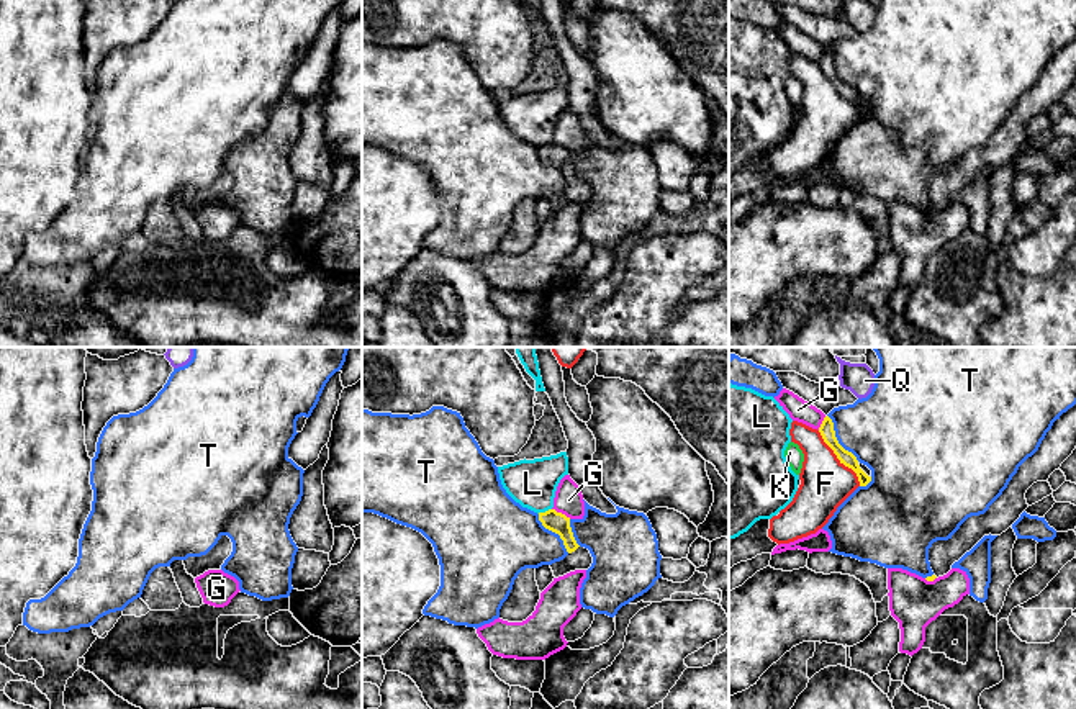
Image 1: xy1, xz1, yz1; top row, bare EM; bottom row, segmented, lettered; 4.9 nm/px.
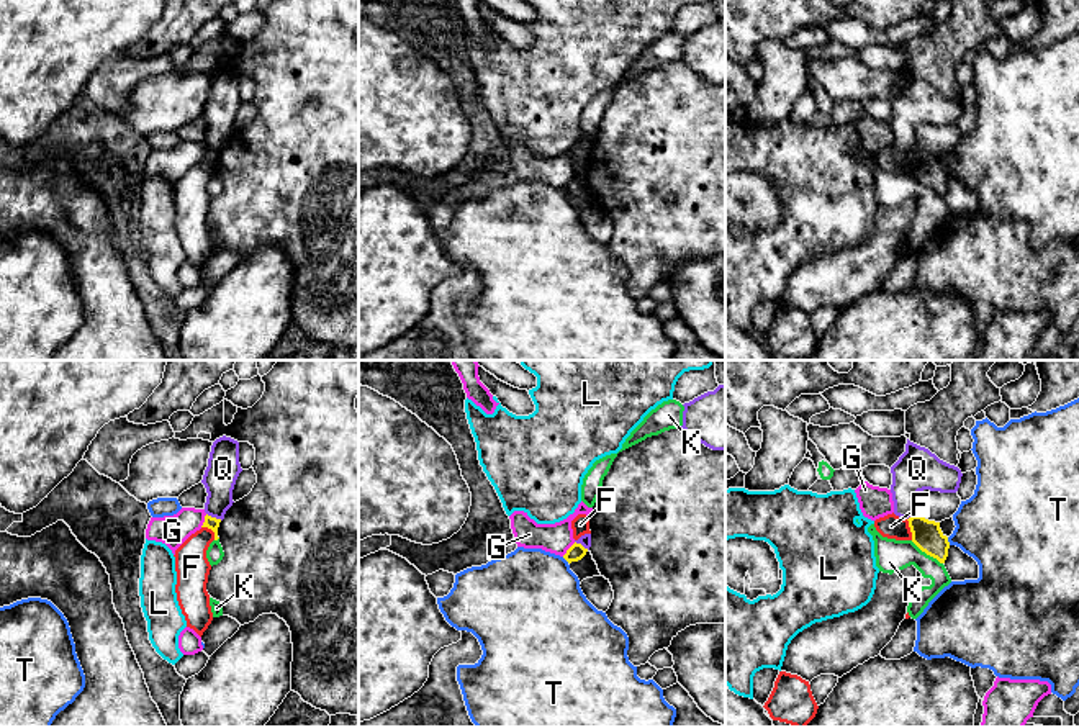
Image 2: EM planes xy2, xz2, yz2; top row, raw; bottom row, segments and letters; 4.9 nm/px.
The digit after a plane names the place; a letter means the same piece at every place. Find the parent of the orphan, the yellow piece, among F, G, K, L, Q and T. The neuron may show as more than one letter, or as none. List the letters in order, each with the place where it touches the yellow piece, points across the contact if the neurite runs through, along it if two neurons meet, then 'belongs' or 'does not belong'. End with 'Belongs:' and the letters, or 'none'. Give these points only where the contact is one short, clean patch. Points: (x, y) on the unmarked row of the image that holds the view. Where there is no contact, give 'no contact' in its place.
F: meets yellow in yz1 at (839, 92); border along yz1 (818, 64), (832, 85), (855, 107), (860, 118); does not belong
G: meets yellow in xz1 at (560, 146); does not belong
K: meets yellow in yz2 at (927, 187); border along yz2 (911, 174), (942, 197); does not belong
L: meets yellow in xz1 at (546, 144); does not belong
Q: meets yellow in xy2 at (215, 151); border along xy2 (207, 146), (221, 153); does not belong
T: meets yellow in yz1 at (836, 72); does not belong
Belongs: none

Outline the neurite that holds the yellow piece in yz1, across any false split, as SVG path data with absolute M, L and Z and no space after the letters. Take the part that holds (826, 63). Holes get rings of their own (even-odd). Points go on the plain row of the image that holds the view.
M829 49L824 51L819 65L824 75L834 84L840 97L843 97L845 100L852 102L857 106L860 120L866 120L871 115L871 110L868 110L860 102L857 90L839 77L834 64L834 56Z

